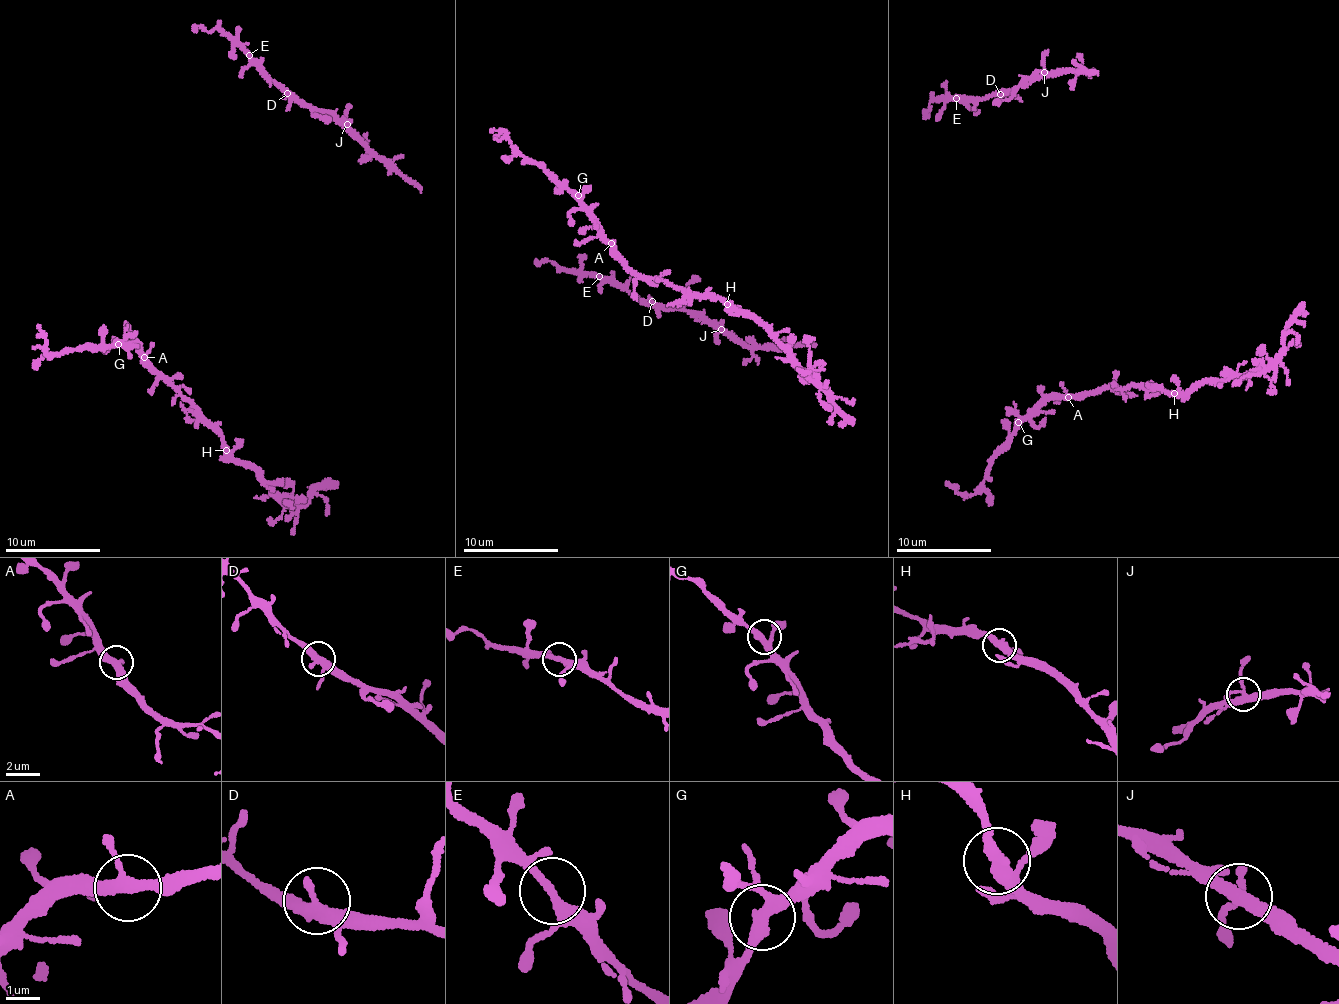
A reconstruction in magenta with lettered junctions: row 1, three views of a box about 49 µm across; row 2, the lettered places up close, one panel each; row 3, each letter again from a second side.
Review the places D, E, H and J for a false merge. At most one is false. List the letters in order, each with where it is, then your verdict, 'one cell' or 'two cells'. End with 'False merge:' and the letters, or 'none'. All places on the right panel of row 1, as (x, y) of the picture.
D: (1000, 94) | one cell
E: (956, 98) | one cell
H: (1174, 393) | one cell
J: (1044, 72) | one cell
False merge: none

